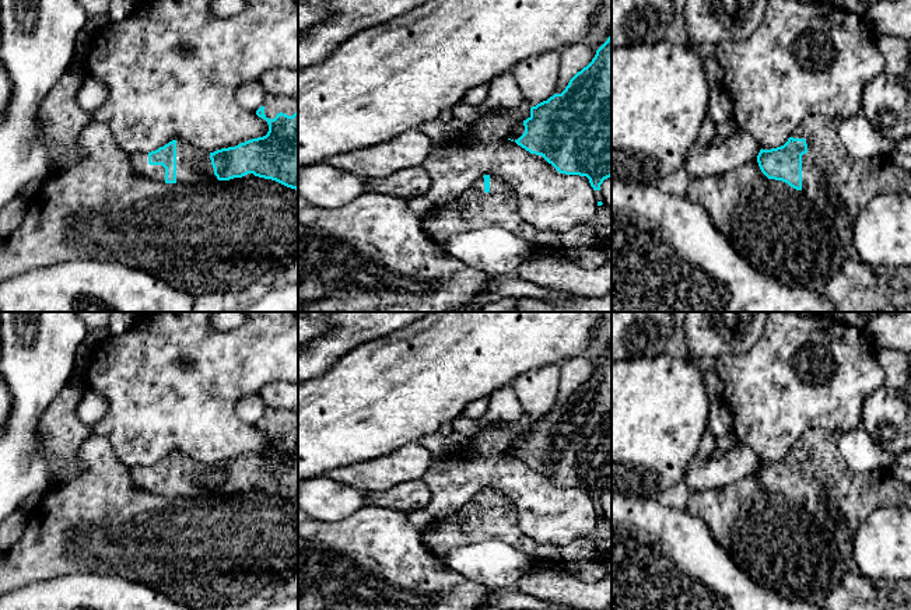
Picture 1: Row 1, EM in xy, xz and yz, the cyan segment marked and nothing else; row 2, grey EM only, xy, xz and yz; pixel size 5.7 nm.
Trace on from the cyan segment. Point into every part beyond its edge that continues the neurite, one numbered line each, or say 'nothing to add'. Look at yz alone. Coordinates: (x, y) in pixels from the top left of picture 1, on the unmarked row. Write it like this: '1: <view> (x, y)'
1: yz (840, 498)

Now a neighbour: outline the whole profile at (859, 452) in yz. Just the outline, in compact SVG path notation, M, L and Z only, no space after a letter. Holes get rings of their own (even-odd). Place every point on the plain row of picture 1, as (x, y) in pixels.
M862 425L852 431L841 432L838 446L844 462L854 471L889 470L893 464L893 458L873 442Z

